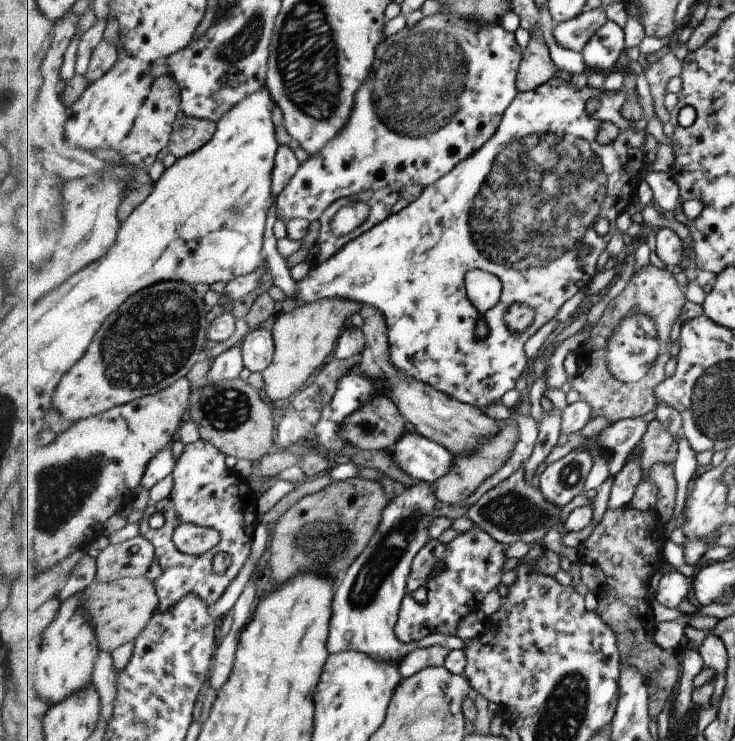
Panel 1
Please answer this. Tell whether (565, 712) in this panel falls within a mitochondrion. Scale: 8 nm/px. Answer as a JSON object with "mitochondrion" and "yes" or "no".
{"mitochondrion":"yes"}

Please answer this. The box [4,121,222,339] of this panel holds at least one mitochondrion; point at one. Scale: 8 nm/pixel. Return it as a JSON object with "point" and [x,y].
{"point":[42,228]}

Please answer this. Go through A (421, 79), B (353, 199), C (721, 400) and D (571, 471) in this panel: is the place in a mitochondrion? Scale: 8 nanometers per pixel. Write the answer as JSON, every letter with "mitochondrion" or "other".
{"A":"mitochondrion","B":"other","C":"mitochondrion","D":"mitochondrion"}

